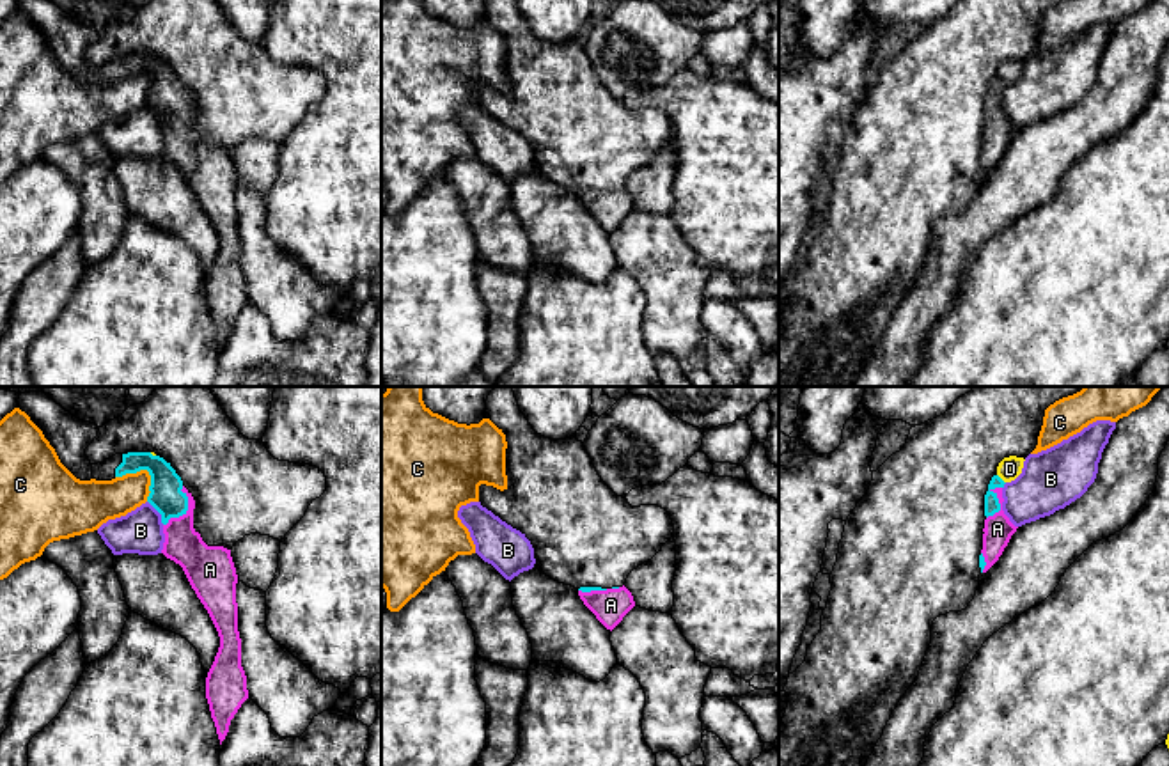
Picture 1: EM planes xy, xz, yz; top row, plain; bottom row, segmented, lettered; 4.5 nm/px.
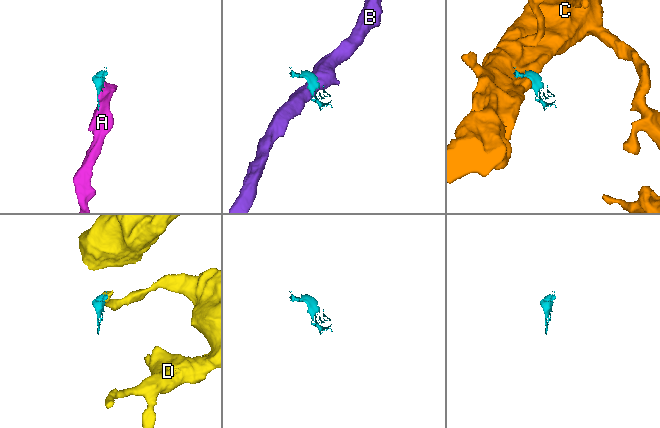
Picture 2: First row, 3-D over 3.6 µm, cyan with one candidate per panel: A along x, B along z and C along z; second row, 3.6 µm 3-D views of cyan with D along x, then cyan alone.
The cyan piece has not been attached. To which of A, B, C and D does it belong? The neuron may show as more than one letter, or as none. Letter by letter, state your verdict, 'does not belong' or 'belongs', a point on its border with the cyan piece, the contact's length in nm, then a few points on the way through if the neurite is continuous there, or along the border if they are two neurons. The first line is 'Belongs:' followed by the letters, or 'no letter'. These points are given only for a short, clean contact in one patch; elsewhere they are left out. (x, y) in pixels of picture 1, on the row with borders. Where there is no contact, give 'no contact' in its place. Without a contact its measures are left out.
Belongs: A
A: belongs; meets cyan in xy at (187, 509); contact 200 nm long
B: does not belong; meets cyan in xy at (158, 511); contact 130 nm long; border along xy (148, 500), (164, 523)
C: does not belong; meets cyan in xy at (146, 468); contact 190 nm long; border along xy (116, 476), (146, 470), (149, 476), (148, 500)
D: does not belong; meets cyan in yz at (1001, 479); contact 60 nm long; border along yz (997, 474), (1004, 483)

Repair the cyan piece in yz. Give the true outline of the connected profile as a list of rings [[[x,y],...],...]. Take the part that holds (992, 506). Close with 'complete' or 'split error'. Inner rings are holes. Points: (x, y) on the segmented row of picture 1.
[[[993,475],[988,491],[985,495],[985,528],[983,528],[983,550],[979,555],[981,573],[986,573],[1002,555],[1011,535],[1016,532],[1009,518],[1002,511],[1002,488],[1004,481],[999,475]]]; split error

